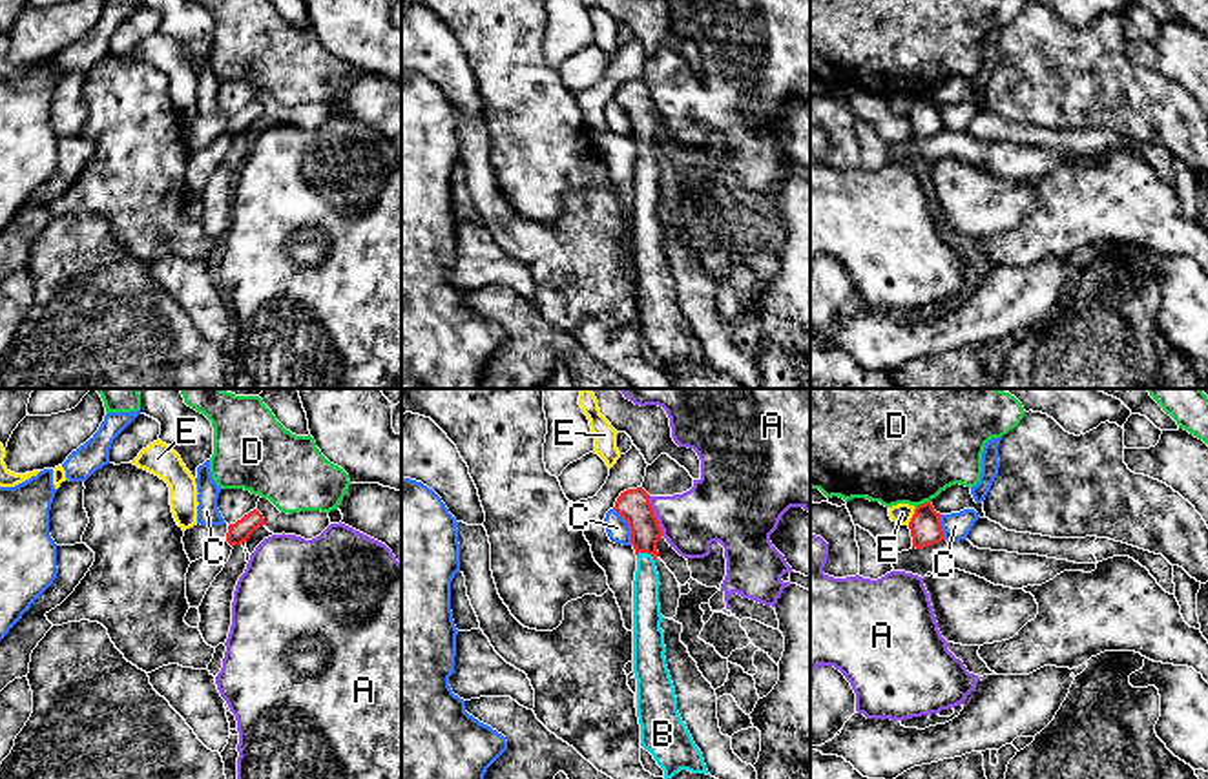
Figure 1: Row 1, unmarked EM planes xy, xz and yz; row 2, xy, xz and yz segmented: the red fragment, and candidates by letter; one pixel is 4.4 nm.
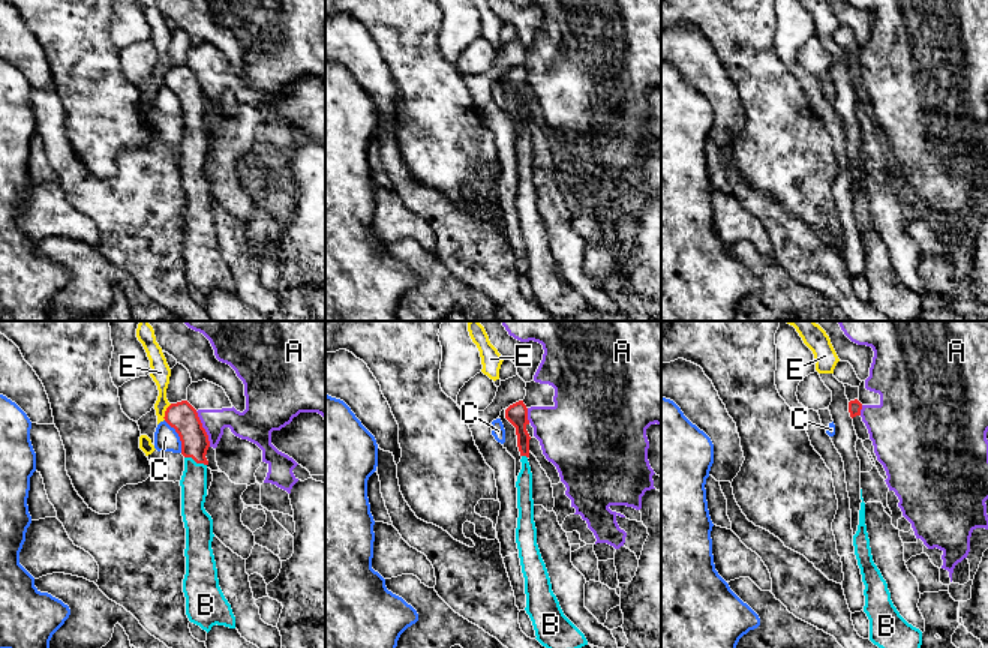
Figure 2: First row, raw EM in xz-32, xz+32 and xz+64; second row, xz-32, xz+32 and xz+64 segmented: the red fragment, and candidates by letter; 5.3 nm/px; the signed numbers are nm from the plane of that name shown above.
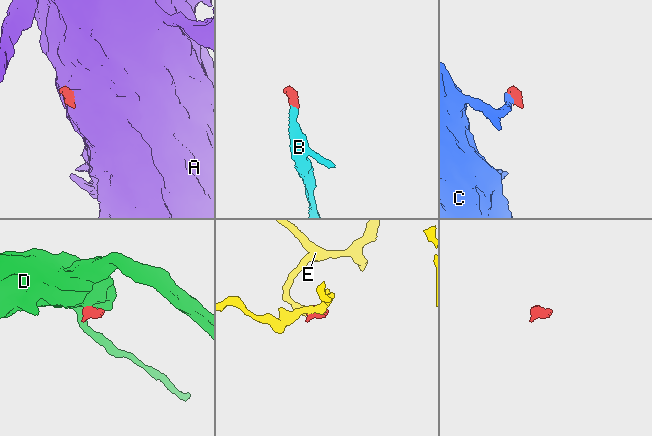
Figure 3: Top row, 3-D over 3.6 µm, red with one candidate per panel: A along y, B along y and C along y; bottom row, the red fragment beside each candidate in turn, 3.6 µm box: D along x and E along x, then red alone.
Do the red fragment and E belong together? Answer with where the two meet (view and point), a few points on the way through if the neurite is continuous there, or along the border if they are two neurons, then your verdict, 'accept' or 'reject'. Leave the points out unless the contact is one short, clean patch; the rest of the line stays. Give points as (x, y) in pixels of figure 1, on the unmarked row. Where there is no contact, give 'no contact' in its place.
yz (913, 108) | along yz (916, 99), (907, 115) | reject

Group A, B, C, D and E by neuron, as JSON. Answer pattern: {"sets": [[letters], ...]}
{"sets": [["A"], ["B"], ["C"], ["D"], ["E"]]}

